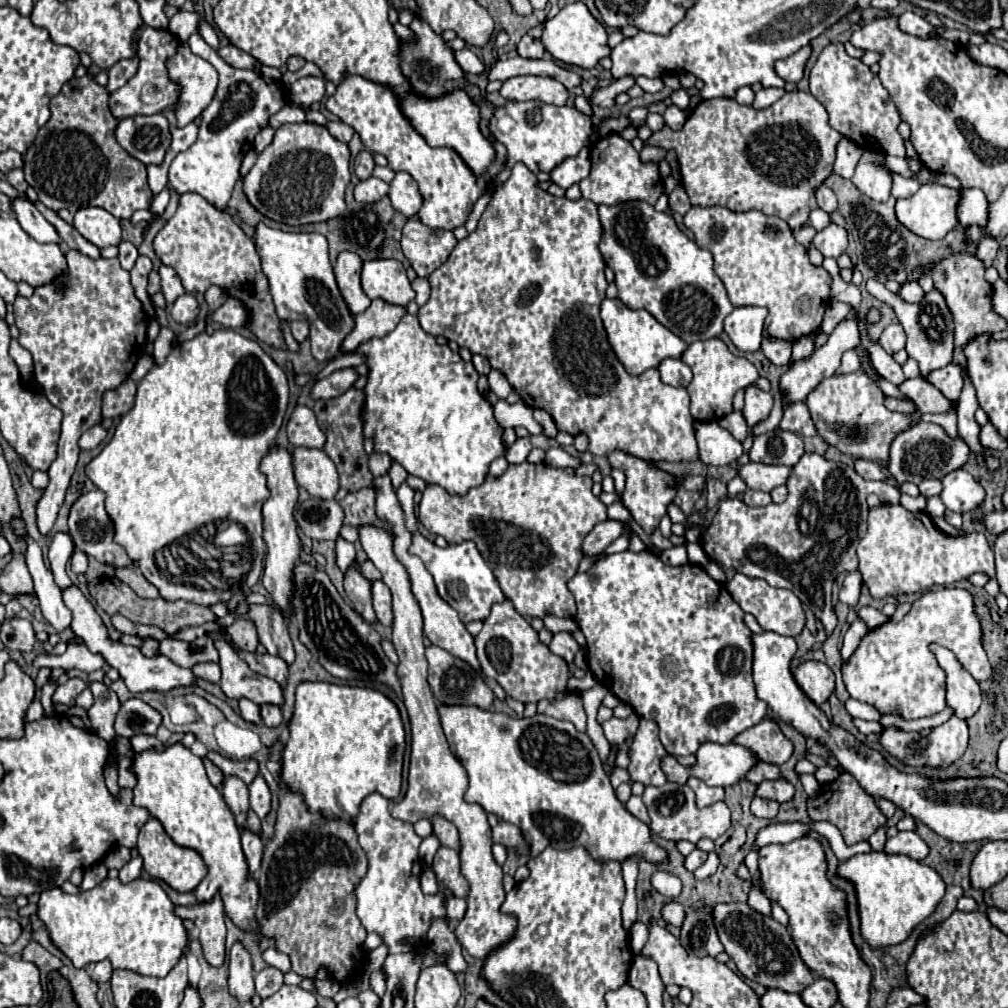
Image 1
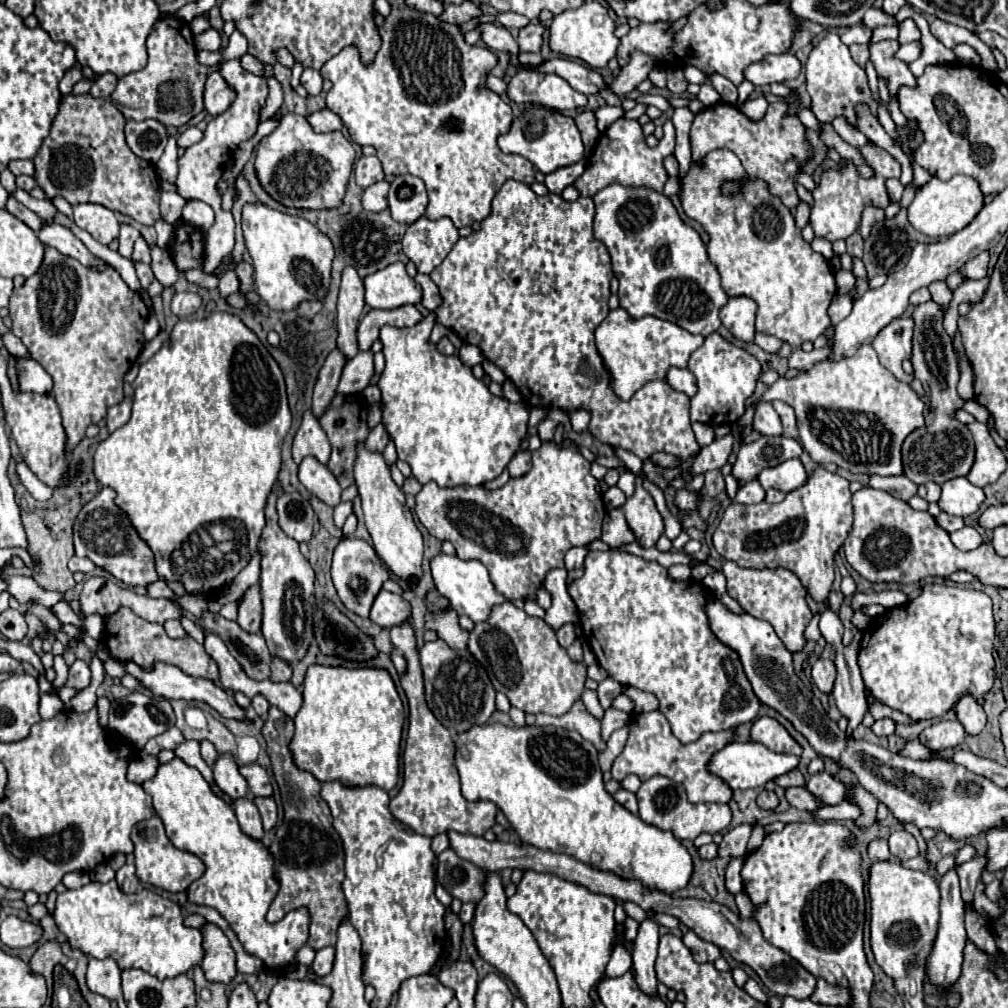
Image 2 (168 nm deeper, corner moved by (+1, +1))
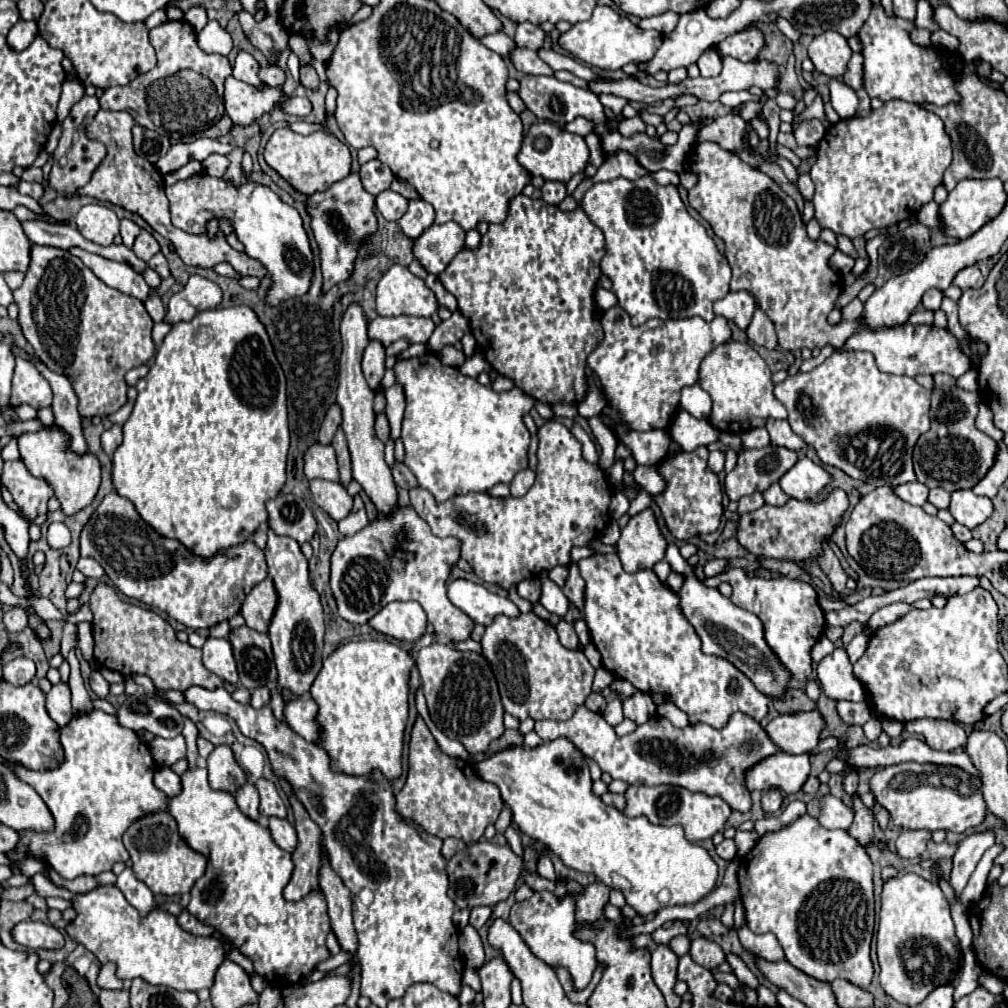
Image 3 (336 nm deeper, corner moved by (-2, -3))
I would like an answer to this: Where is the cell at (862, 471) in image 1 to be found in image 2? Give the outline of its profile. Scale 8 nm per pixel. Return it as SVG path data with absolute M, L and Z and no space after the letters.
M869 476L869 486L889 492L899 500L909 500L917 494L917 486L907 476Z

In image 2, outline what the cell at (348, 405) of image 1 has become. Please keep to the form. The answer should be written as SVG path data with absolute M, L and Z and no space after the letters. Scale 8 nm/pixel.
M337 394L329 406L325 408L325 412L319 416L319 424L325 430L329 442L331 442L331 458L327 462L327 468L333 472L333 476L337 478L341 488L349 488L351 484L355 484L353 480L353 464L357 460L357 444L365 442L365 436L369 434L369 426L367 426L367 400L363 394Z

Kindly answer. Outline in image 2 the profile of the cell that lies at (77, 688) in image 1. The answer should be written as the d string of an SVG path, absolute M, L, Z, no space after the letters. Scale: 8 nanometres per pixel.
M75 660L69 666L69 678L67 678L65 686L73 688L75 686L75 678L79 678L79 690L85 688L85 686L89 686L89 682L91 682L91 670L89 670L89 666L83 660Z

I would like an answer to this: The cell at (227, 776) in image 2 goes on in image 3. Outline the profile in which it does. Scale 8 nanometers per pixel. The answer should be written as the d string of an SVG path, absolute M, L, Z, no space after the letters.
M216 746L210 752L208 774L210 774L210 786L214 790L236 792L246 782L246 774L234 760L234 754L228 746Z

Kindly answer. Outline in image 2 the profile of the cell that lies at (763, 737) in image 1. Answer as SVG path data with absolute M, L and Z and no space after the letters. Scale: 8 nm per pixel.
M757 718L751 726L751 740L767 746L773 752L801 754L801 746L789 736L789 732L775 718Z

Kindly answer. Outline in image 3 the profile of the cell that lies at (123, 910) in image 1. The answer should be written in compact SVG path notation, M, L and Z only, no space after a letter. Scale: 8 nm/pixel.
M34 874L32 880L40 896L60 896L74 902L74 910L78 912L78 916L66 928L68 934L78 944L84 944L102 964L116 962L116 974L120 976L120 980L142 978L154 986L198 992L202 988L212 986L216 968L226 960L222 942L184 932L178 926L176 916L162 910L154 910L146 918L142 918L136 908L126 902L126 898L116 886L96 886L88 894L74 894L54 886L44 874Z

